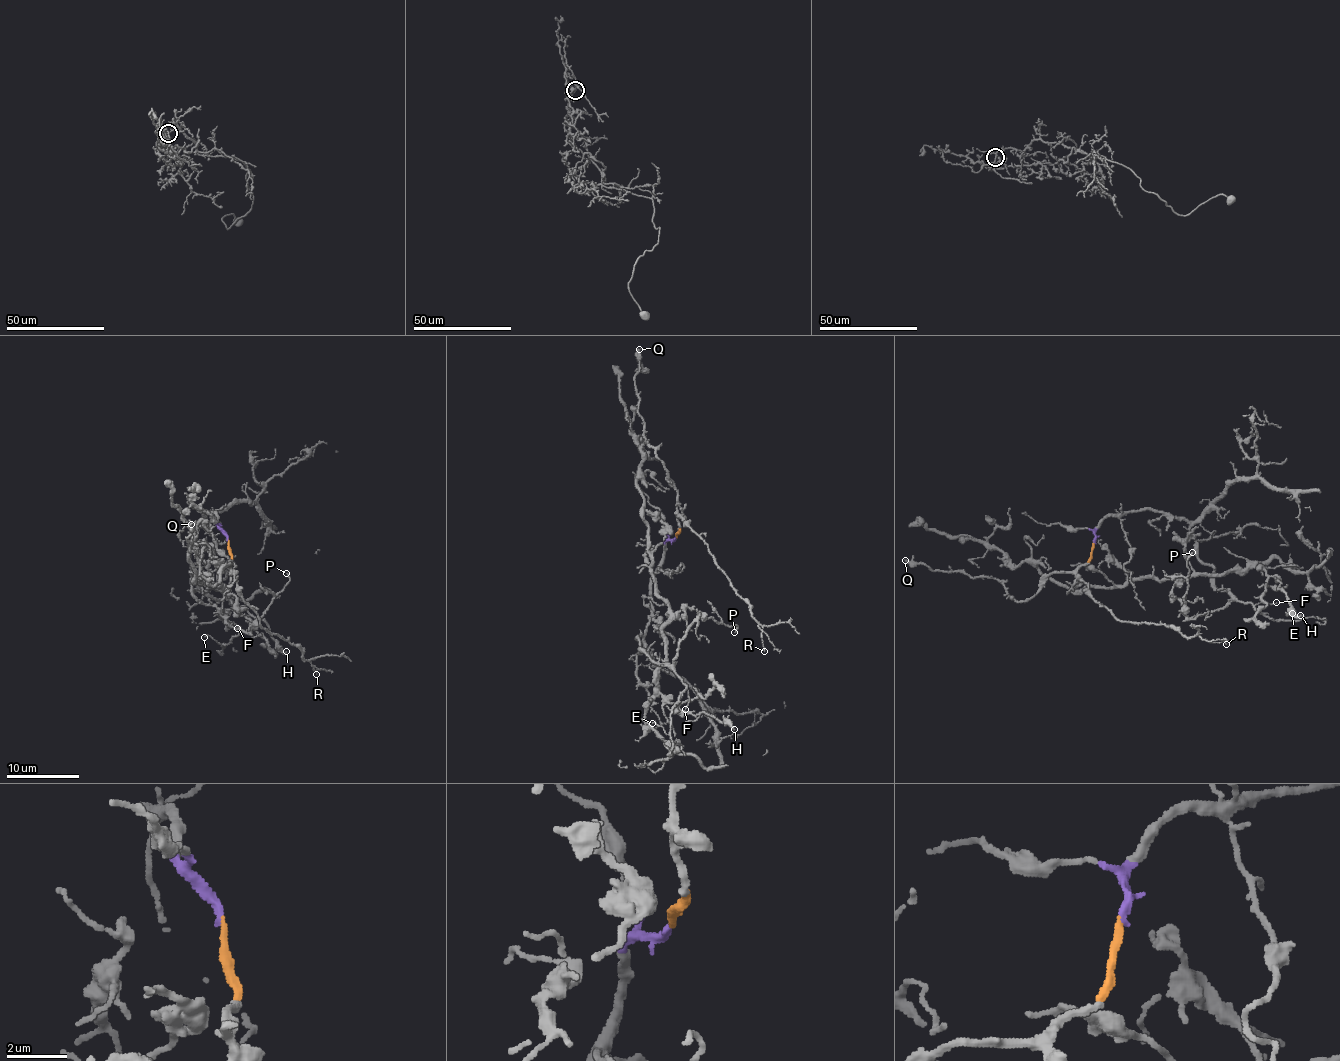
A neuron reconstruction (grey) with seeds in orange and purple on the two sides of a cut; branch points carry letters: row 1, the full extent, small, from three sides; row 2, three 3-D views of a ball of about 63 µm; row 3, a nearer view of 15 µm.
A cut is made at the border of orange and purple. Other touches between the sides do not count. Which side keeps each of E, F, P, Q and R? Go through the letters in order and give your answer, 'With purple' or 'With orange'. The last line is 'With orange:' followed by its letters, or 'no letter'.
E: With purple
F: With purple
P: With purple
Q: With orange
R: With orange
With orange: Q, R

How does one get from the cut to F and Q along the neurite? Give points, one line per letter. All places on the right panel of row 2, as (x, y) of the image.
F: (1092, 542), (1111, 515), (1156, 509), (1182, 517), (1218, 589), (1244, 603), (1277, 602)
Q: (1092, 544), (1085, 563), (1052, 572), (1025, 600), (1016, 601), (996, 579), (905, 560)

